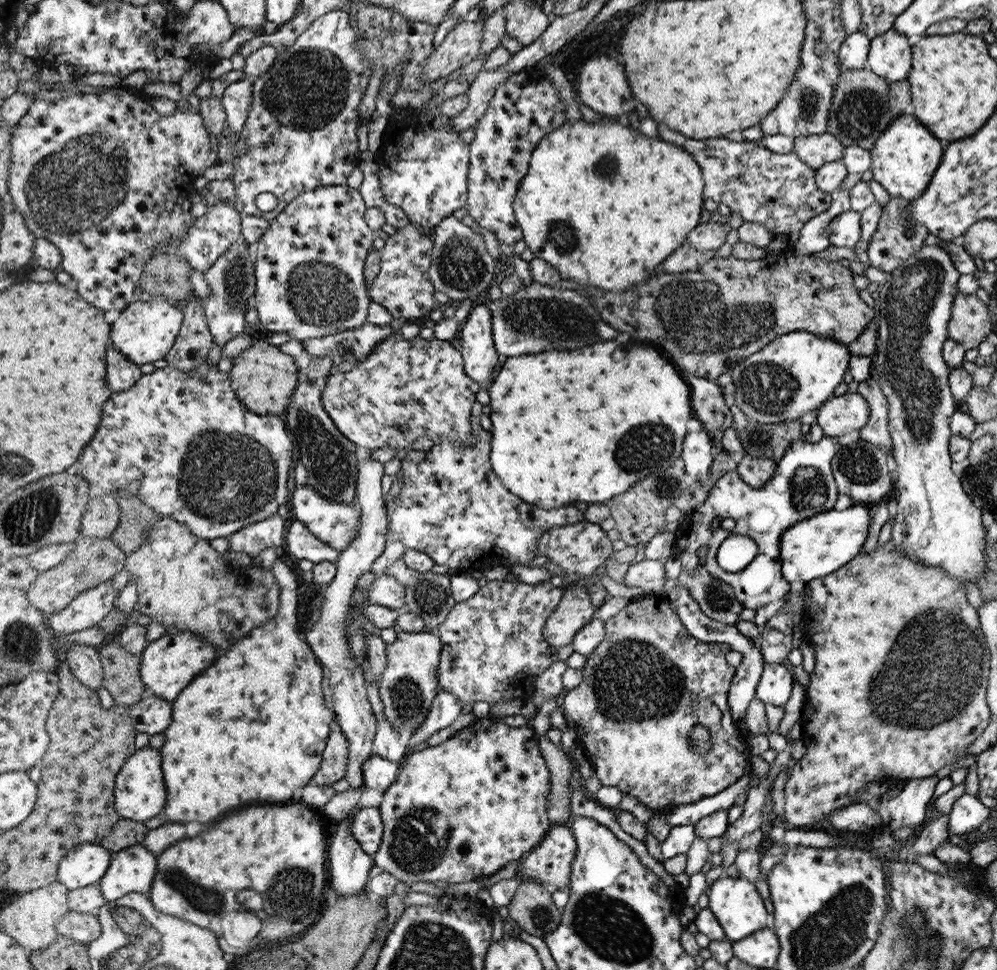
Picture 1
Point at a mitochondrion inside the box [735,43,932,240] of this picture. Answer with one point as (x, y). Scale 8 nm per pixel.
(858, 113)

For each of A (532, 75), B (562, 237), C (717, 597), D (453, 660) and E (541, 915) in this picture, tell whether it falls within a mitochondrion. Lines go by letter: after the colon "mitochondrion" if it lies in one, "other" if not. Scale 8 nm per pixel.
A: other
B: mitochondrion
C: mitochondrion
D: mitochondrion
E: mitochondrion

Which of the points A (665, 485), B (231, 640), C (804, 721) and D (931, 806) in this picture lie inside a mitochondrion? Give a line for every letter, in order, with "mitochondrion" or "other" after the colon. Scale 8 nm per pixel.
A: mitochondrion
B: other
C: other
D: other

